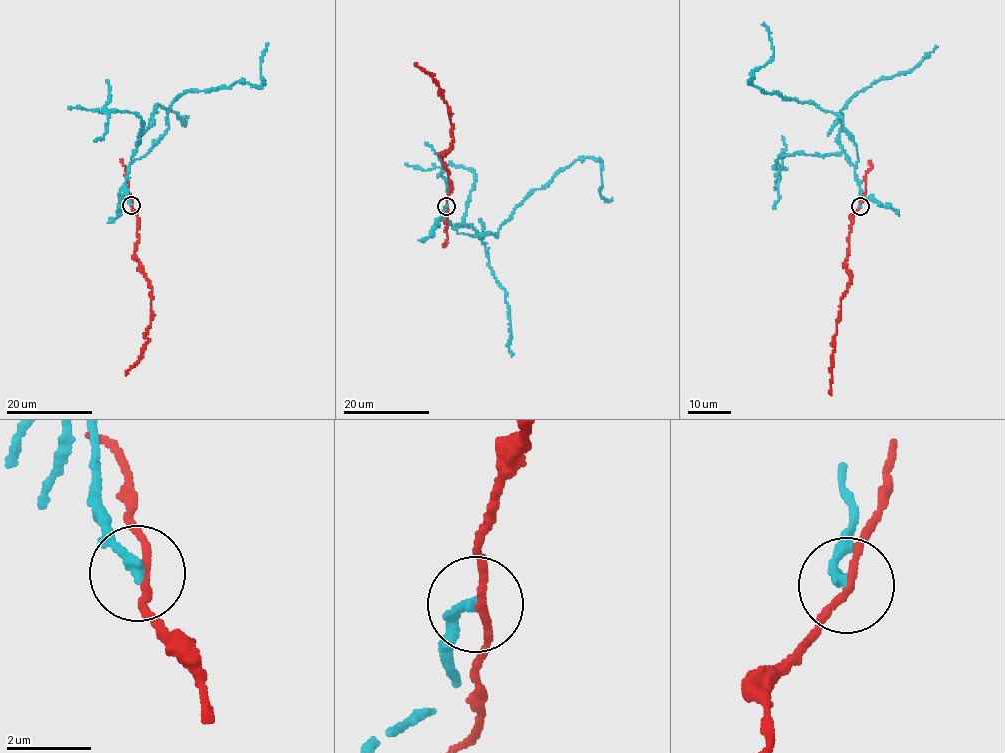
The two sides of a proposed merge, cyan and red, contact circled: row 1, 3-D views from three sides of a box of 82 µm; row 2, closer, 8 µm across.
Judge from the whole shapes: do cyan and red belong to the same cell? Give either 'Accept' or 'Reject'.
Reject

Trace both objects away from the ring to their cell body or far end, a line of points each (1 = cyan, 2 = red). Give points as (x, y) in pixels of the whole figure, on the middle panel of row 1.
1: (447, 206), (446, 222), (458, 233), (496, 236), (535, 189), (588, 157), (599, 160), (600, 195), (611, 198)
2: (447, 206), (452, 185), (441, 158), (452, 147), (451, 123), (441, 88), (433, 75), (414, 64)

